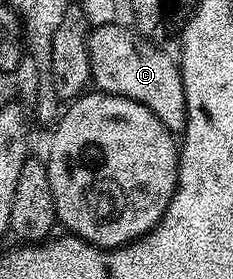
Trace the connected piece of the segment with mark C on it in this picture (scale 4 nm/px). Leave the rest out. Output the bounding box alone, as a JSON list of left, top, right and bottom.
[88,25,188,131]

